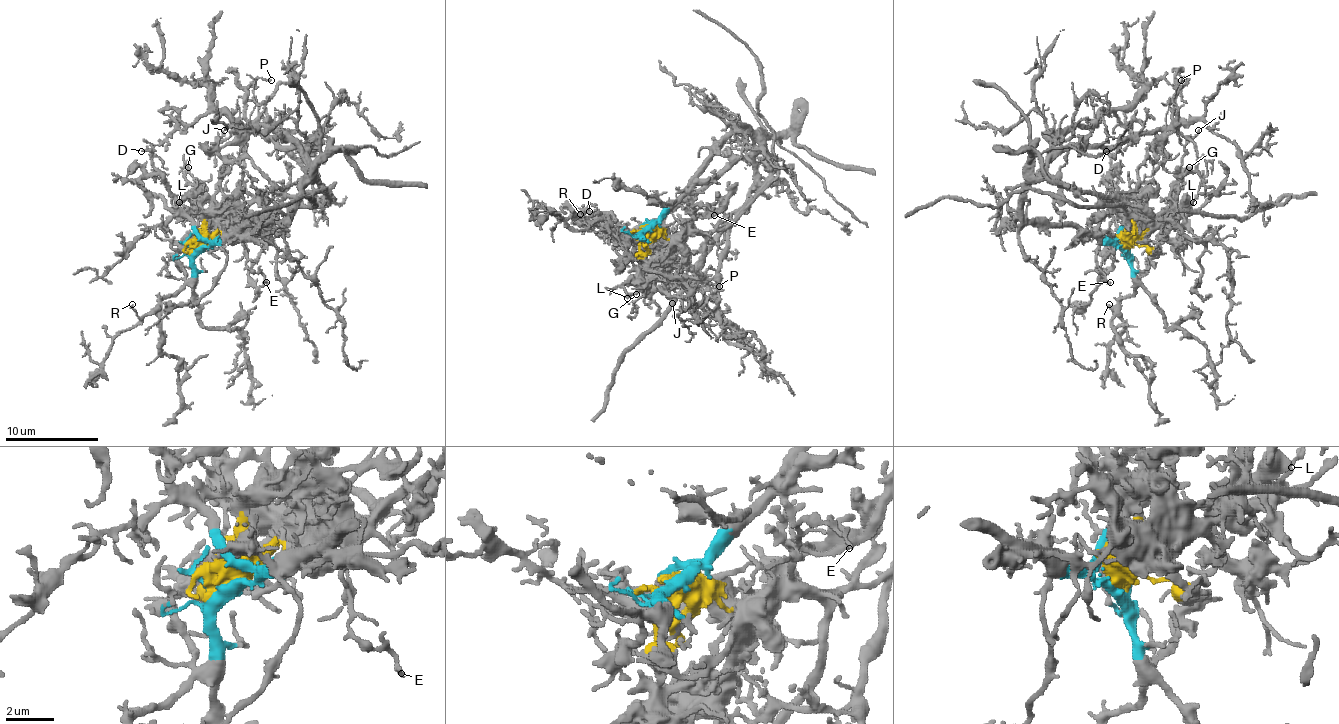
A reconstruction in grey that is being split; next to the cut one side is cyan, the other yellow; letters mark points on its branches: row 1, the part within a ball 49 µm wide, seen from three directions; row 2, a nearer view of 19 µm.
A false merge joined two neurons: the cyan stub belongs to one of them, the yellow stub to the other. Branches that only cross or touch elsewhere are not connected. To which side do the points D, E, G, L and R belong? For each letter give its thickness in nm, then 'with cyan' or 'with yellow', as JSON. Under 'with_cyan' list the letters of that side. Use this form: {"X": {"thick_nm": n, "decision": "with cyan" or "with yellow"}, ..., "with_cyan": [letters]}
{"D": {"thick_nm": 200, "decision": "with cyan"}, "E": {"thick_nm": 150, "decision": "with yellow"}, "G": {"thick_nm": 80, "decision": "with yellow"}, "L": {"thick_nm": 100, "decision": "with yellow"}, "R": {"thick_nm": 160, "decision": "with cyan"}, "with_cyan": ["D", "R"]}

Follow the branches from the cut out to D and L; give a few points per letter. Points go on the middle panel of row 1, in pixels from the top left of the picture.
D: (645, 230), (652, 223), (635, 234), (624, 232), (610, 218), (589, 211)
L: (645, 230), (645, 274), (640, 288), (626, 297)

